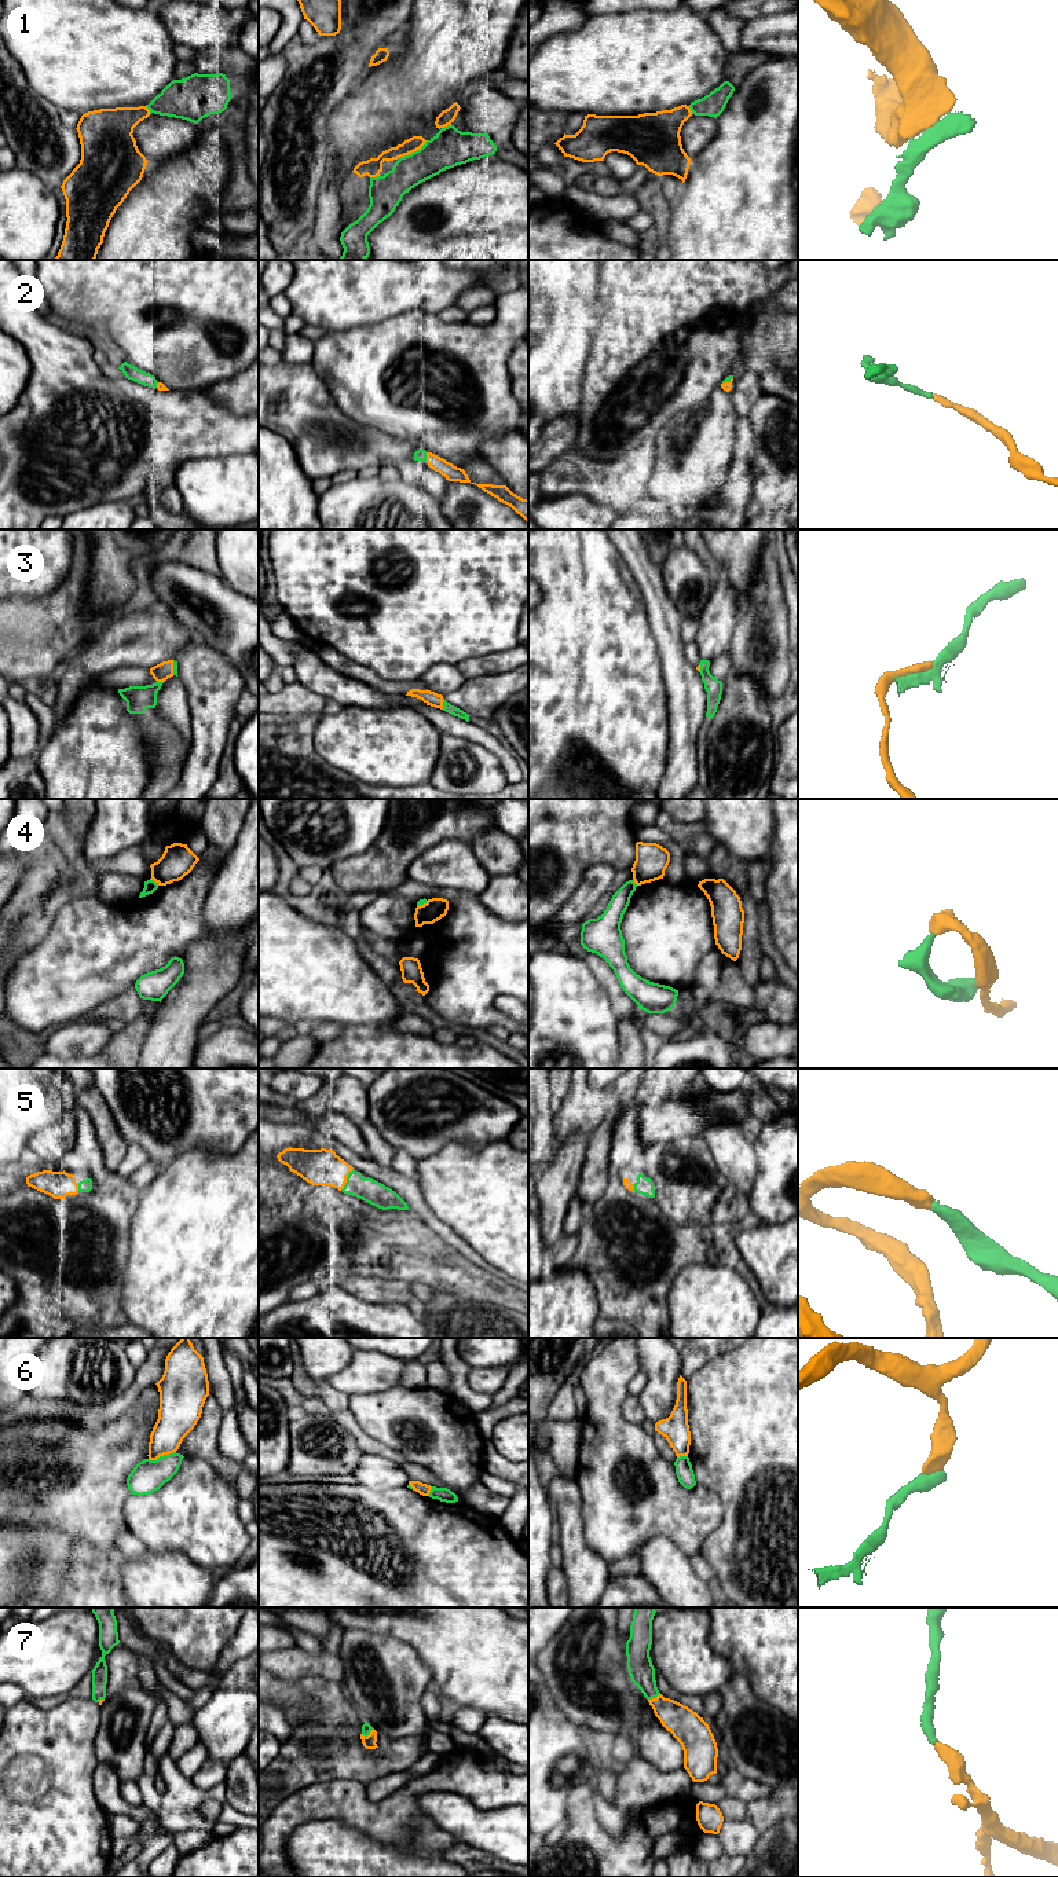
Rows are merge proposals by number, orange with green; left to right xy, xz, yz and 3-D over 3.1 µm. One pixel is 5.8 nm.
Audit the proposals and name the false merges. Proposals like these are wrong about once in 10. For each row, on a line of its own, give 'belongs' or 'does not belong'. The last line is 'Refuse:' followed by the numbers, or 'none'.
1: belongs
2: belongs
3: belongs
4: does not belong
5: belongs
6: does not belong
7: belongs
Refuse: 4, 6

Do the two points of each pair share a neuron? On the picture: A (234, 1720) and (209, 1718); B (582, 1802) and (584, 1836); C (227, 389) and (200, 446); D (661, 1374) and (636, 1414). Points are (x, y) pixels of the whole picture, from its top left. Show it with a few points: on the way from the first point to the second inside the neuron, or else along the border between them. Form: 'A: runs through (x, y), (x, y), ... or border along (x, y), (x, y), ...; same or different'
A: runs through (229, 1720), (215, 1720); same
B: runs through (582, 1810), (584, 1828); same
C: border along (204, 391), (231, 411), (244, 415); different
D: border along (637, 1397), (645, 1418); different

